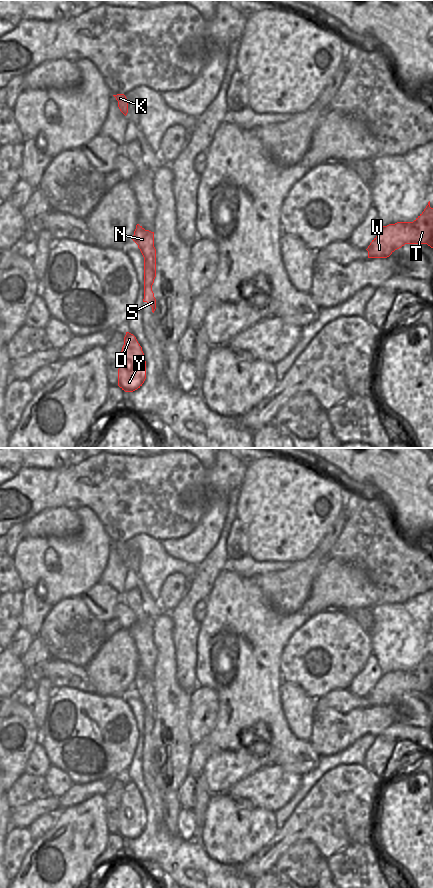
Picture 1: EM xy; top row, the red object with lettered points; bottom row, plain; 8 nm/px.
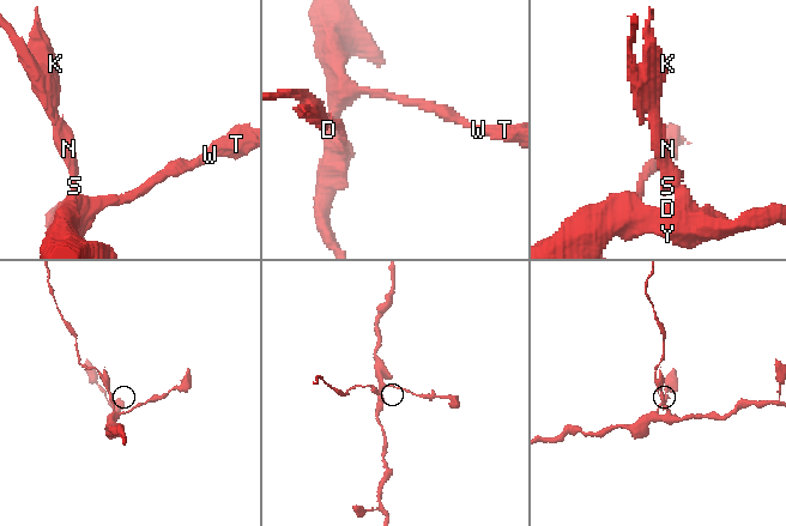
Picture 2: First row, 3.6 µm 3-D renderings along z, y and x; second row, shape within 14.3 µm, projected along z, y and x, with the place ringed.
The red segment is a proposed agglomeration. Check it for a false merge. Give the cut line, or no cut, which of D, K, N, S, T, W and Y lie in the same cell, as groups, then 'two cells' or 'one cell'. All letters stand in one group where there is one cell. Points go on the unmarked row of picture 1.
cut xy (144, 713), (155, 718); groups D S T W Y / K N; two cells

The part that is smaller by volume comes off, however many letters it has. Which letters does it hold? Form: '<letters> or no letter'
K, N

